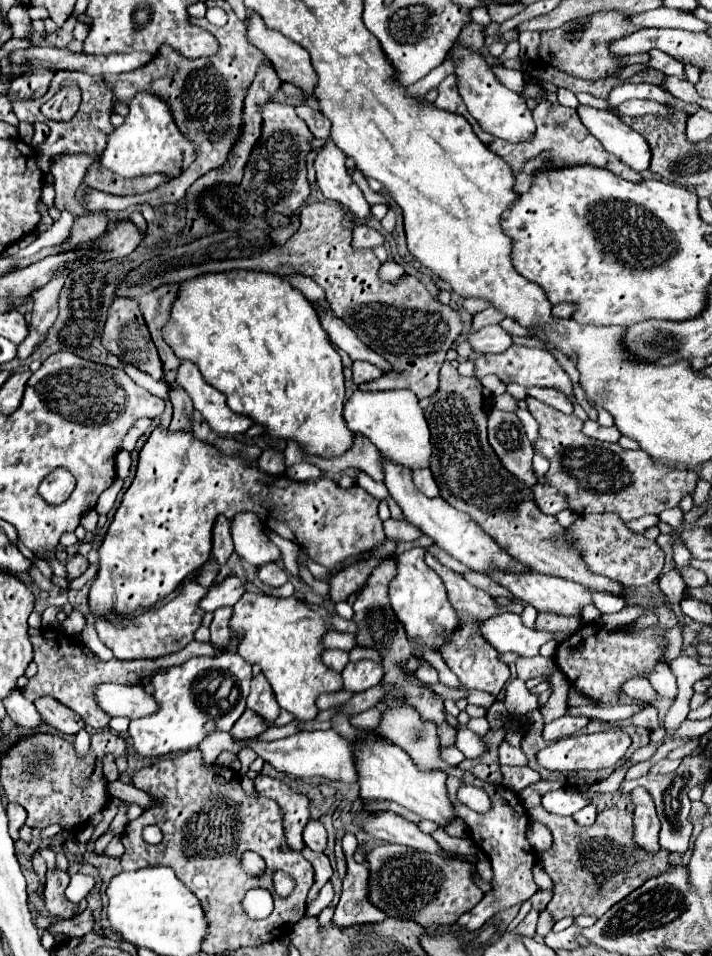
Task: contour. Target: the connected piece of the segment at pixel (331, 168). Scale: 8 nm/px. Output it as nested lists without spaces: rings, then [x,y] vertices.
[[[326,142],[314,158],[316,184],[326,198],[340,202],[354,212],[352,222],[356,226],[364,224],[364,220],[370,216],[370,204],[348,176],[344,160],[346,156],[334,146],[334,142]]]

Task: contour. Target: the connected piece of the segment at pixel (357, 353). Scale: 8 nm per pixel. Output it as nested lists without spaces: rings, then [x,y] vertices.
[[[320,304],[320,308],[316,308],[316,310],[320,312],[320,322],[322,322],[324,330],[328,332],[332,344],[336,344],[340,350],[344,350],[352,360],[366,360],[366,362],[378,366],[382,372],[390,372],[390,364],[380,354],[370,350],[366,344],[362,344],[358,340],[358,336],[346,324],[342,324],[342,320],[334,318],[334,310],[330,310],[330,306]]]

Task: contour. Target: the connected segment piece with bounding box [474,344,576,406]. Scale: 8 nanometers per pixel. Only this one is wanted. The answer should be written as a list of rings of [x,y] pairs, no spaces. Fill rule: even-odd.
[[[510,346],[508,350],[500,352],[500,354],[482,354],[474,360],[476,364],[476,378],[482,378],[486,374],[496,374],[502,382],[516,382],[522,386],[544,386],[544,388],[554,388],[562,394],[566,394],[566,398],[570,400],[570,404],[576,404],[574,398],[574,384],[570,380],[570,376],[562,370],[562,366],[558,364],[558,360],[548,352],[548,350],[538,350],[538,348],[526,348],[526,346]]]

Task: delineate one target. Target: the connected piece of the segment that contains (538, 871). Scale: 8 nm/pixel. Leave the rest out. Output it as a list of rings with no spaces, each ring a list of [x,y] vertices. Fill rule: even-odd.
[[[536,854],[536,860],[534,860],[534,882],[540,890],[550,890],[552,888],[552,880],[542,872],[542,866],[540,866],[540,856]]]

